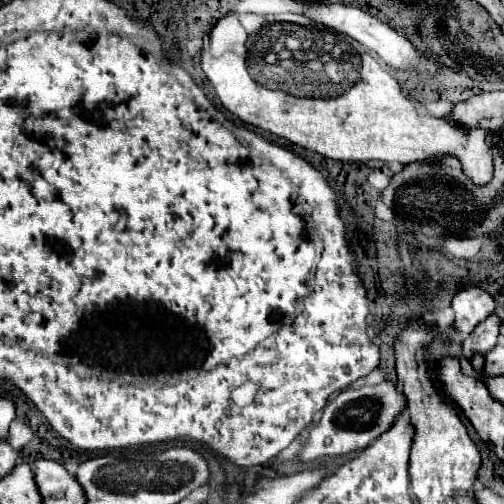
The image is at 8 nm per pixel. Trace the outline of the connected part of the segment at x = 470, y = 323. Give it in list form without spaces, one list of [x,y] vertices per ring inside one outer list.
[[[470,286],[466,290],[460,290],[454,300],[452,300],[452,308],[454,308],[454,314],[456,314],[456,320],[454,320],[454,326],[460,334],[470,334],[488,314],[494,312],[496,308],[496,302],[494,298],[478,288],[478,286]]]

